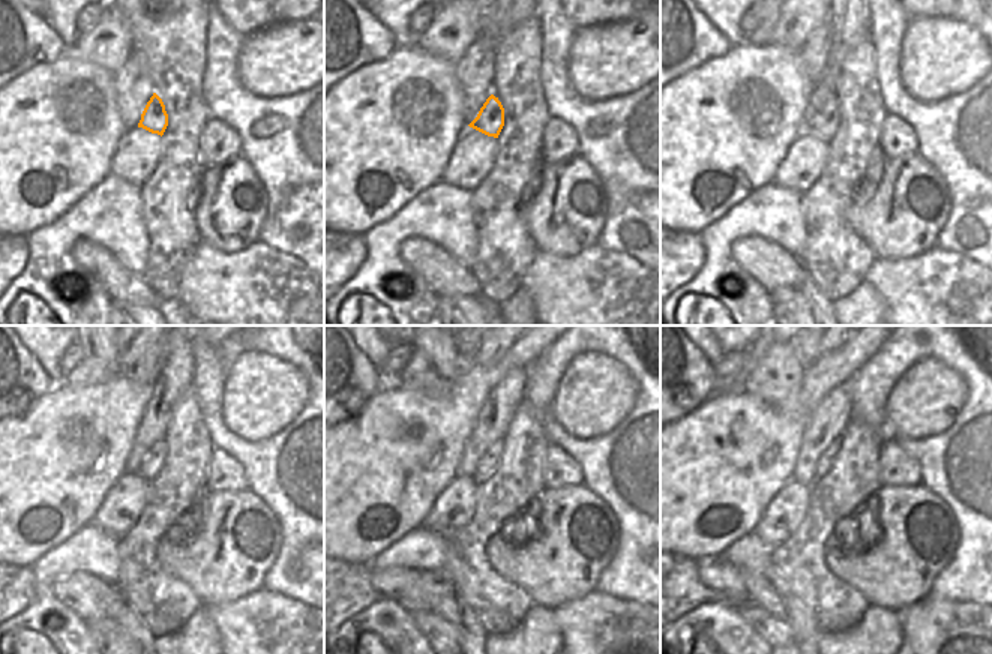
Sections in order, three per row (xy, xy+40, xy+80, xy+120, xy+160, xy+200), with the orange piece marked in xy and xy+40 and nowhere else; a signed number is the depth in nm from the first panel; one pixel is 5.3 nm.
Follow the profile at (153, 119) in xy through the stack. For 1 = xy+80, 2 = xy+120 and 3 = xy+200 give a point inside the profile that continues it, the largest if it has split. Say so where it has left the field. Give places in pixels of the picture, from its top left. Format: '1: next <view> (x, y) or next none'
1: next xy+80 (824, 123)
2: next xy+120 (155, 458)
3: next xy+200 (827, 458)

